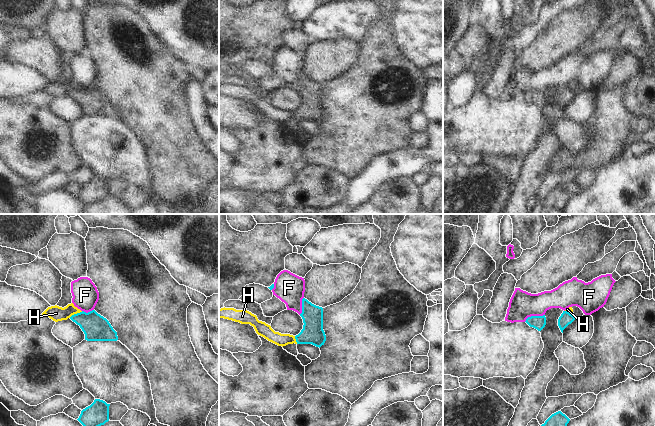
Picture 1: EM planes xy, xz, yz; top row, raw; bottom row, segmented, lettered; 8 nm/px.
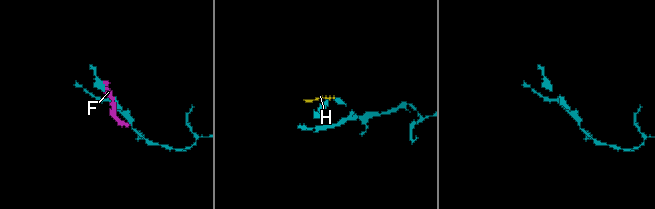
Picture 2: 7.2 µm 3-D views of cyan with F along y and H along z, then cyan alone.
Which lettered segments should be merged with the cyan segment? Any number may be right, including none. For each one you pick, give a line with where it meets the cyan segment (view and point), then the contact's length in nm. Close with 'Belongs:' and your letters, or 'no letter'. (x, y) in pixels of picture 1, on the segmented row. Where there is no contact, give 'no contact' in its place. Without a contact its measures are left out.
Belongs: no letter

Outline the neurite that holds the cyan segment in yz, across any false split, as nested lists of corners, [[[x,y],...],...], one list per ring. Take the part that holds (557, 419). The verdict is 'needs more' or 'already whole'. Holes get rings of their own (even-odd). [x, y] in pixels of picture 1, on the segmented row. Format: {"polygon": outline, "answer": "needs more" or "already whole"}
{"polygon": [[[558,411],[552,414],[541,426],[567,426],[569,421],[570,419],[565,414]]], "answer": "already whole"}

